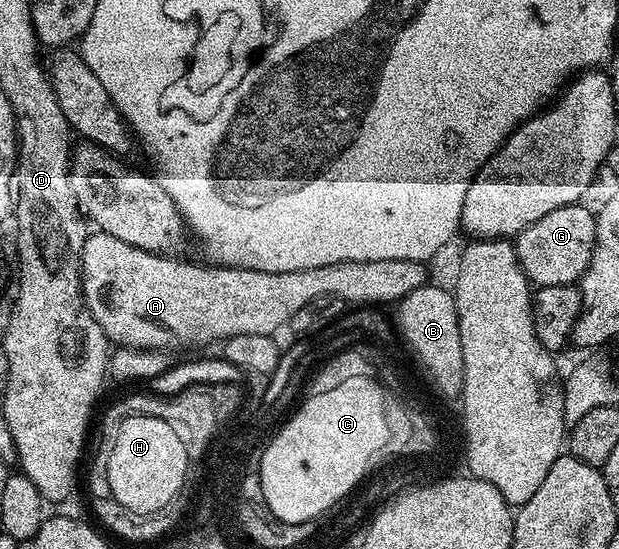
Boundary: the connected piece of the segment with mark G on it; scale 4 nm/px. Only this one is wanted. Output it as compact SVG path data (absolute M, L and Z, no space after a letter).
M582 202L570 203L553 213L545 213L541 221L533 221L513 242L519 268L536 288L549 285L575 285L583 278L595 248L596 212L583 207Z

